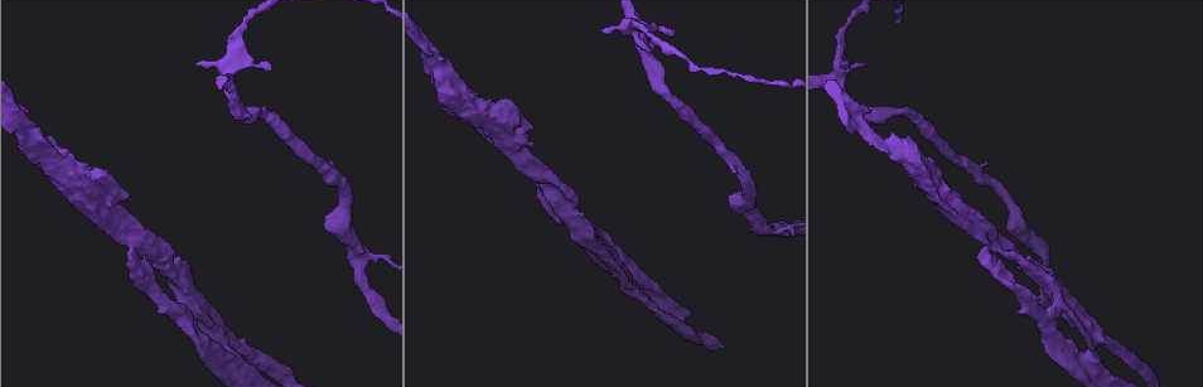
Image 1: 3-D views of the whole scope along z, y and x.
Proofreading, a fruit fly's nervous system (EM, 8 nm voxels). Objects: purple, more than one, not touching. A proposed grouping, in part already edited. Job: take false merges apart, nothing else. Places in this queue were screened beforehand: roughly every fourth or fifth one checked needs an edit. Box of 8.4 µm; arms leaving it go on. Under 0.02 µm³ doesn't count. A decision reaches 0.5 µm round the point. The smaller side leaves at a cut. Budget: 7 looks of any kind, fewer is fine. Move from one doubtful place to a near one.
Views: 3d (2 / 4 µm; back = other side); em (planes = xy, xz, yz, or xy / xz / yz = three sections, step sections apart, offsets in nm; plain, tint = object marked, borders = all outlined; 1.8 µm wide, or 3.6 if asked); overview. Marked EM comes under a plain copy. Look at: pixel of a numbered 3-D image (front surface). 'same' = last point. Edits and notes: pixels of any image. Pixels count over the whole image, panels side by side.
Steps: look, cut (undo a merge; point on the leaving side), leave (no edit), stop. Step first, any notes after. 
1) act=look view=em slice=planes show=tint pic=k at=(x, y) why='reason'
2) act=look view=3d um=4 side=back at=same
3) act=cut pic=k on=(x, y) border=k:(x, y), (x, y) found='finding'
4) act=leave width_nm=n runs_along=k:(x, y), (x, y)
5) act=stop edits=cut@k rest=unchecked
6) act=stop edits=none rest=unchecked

act=look view=em um=3.6 slice=planes show=tint pic=1 at=(488, 119) why='sudden change in width'

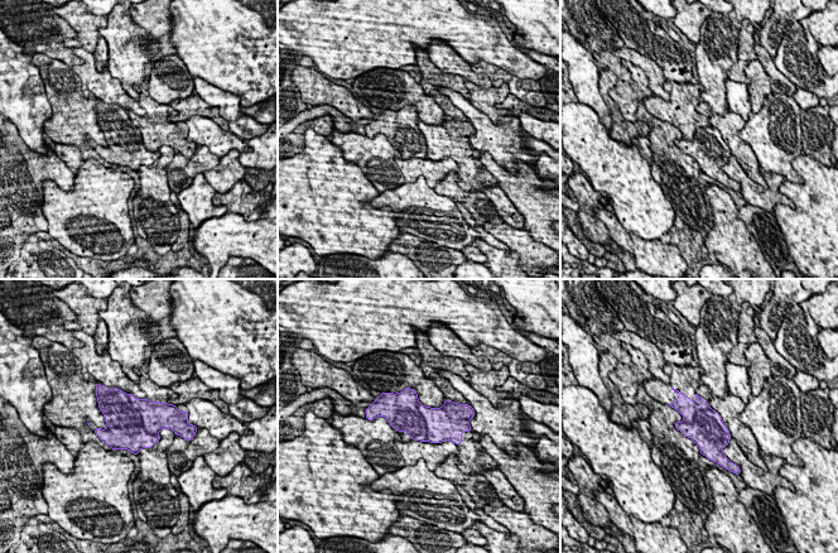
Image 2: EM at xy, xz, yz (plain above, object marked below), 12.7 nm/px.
act=cut pic=2 on=(155, 416) border=2:(126, 394), (141, 426), (157, 434) found='two neurons meet here'

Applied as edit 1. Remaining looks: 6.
act=look view=overview

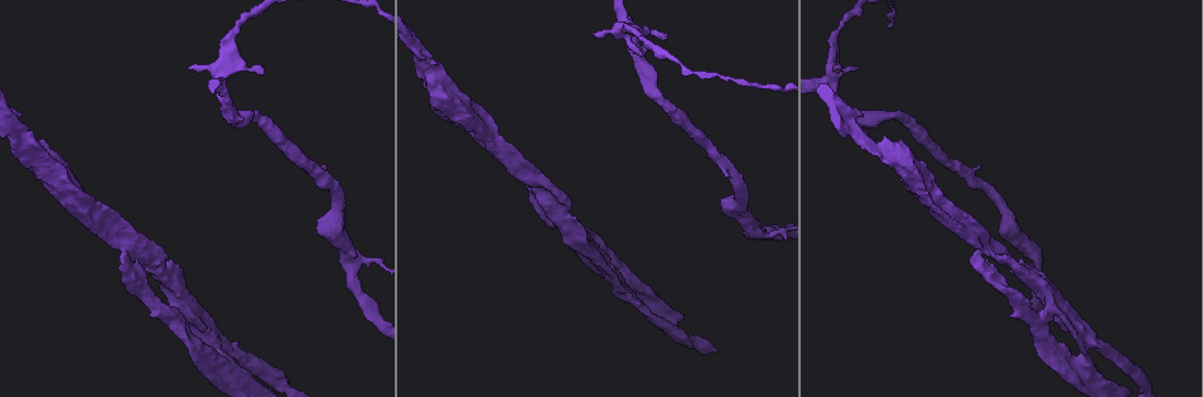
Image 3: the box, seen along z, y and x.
act=look view=3d um=2 side=back pic=3 at=(865, 139) why='arms part here'

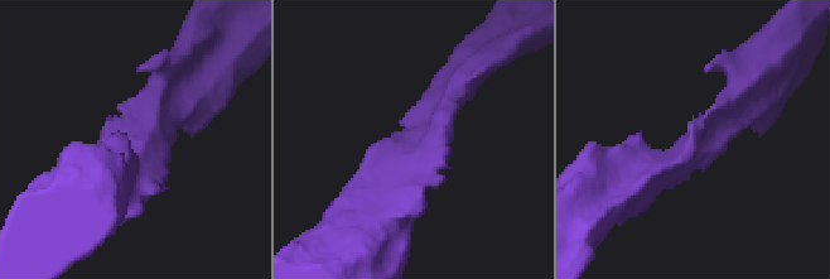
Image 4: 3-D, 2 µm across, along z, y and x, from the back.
act=look view=em slice=planes show=tint pic=4 at=(437, 137) arms=3 arm_widths_nm=200,220,420 why='shape alone is not enough'

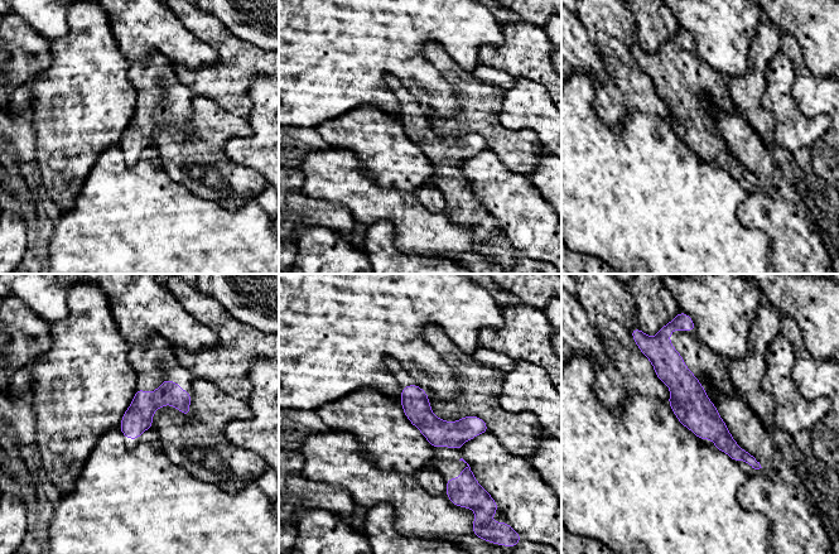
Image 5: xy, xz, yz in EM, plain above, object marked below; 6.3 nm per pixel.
act=leave runs_along=5:(664, 351), (692, 406), (756, 465) found='continuous, no second neuron'

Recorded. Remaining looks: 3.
act=look view=em slice=planes show=tint pic=3 at=(219, 94) why='branch point'

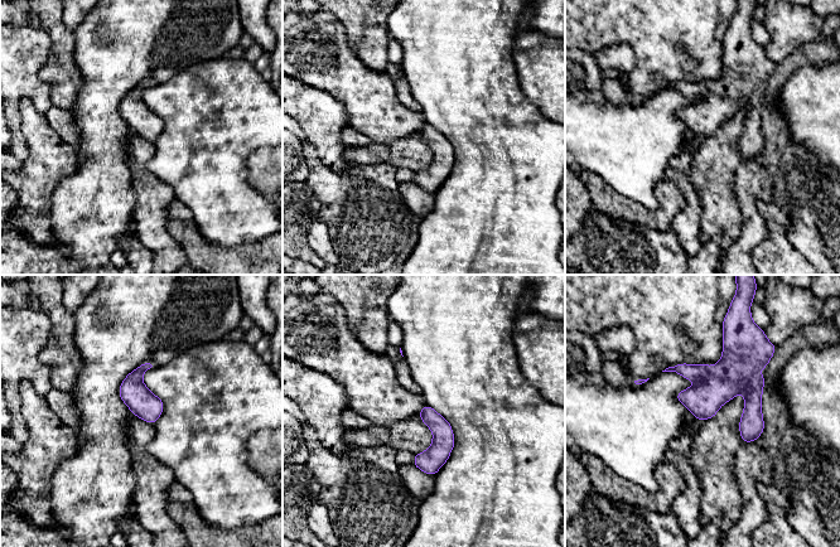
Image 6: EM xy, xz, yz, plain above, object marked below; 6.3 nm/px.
act=leave runs_along=6:(425, 408), (439, 426), (431, 472) found='all the same neuron'

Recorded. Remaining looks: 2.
act=stop edits=cut@2 rest=unchecked

